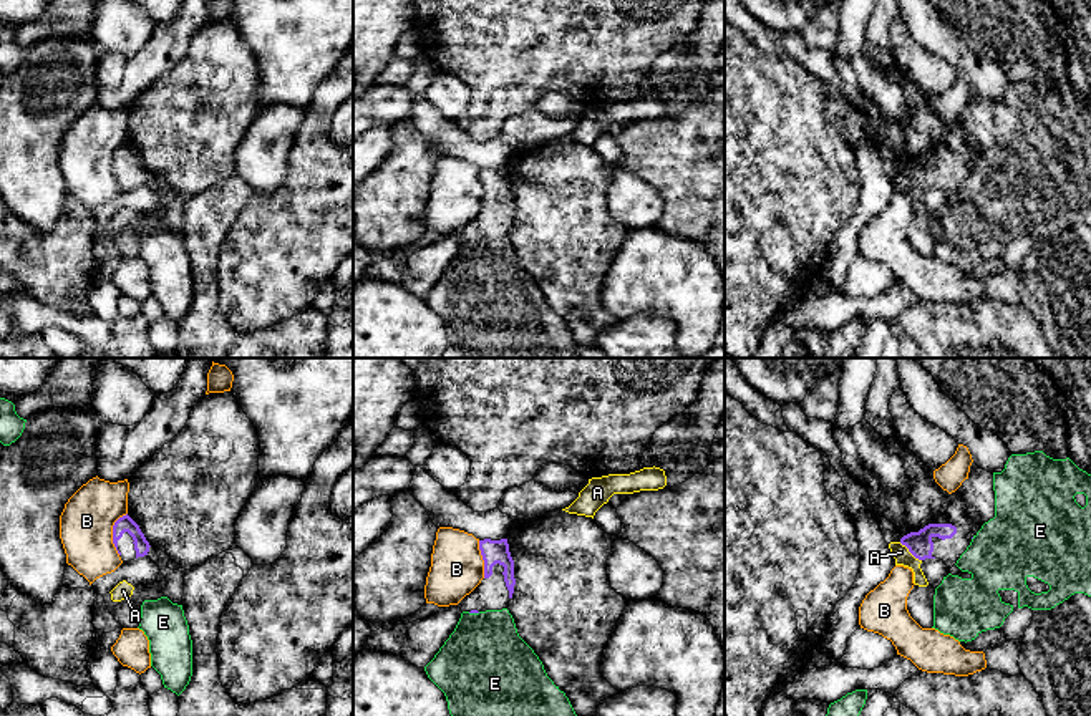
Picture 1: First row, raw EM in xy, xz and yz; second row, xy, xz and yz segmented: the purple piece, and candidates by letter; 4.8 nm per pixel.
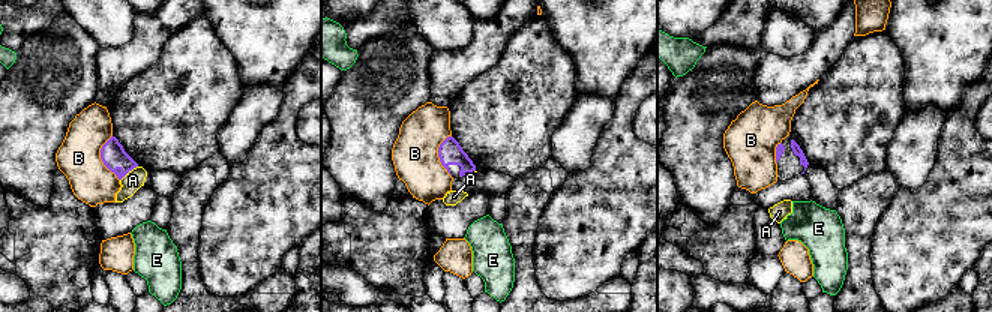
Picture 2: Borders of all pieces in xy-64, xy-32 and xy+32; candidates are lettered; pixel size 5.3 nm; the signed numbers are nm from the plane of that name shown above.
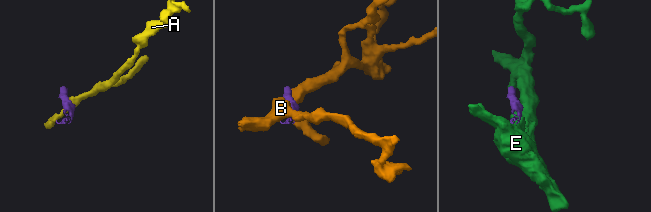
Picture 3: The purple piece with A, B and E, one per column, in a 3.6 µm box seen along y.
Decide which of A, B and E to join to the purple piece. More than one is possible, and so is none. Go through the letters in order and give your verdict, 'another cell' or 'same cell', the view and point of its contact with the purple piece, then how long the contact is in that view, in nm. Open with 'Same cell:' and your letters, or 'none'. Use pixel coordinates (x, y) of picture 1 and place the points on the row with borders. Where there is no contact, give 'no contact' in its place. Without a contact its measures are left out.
Same cell: none
A: another cell | yz (911, 552) | 140 nm
B: another cell | xy (113, 532) | 220 nm
E: another cell | xz (475, 612) | 60 nm

